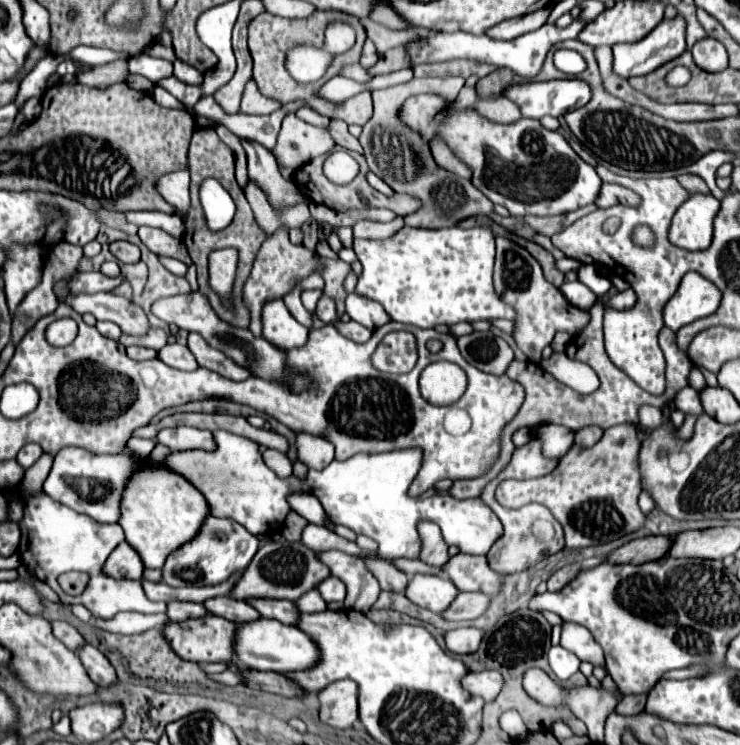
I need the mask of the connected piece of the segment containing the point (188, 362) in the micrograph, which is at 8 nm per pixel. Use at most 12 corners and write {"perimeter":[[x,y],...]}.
{"perimeter":[[166,345],[158,359],[182,371],[198,367],[188,347]]}

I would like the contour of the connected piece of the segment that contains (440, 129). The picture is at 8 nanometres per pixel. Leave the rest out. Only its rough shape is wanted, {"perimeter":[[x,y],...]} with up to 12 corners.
{"perimeter":[[438,95],[402,121],[434,133],[510,215],[596,201],[600,177],[536,119],[492,123]]}

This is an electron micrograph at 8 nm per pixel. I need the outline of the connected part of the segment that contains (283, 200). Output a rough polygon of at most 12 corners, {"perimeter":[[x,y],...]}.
{"perimeter":[[240,139],[248,175],[274,205],[306,201],[280,175],[274,155],[258,141]]}

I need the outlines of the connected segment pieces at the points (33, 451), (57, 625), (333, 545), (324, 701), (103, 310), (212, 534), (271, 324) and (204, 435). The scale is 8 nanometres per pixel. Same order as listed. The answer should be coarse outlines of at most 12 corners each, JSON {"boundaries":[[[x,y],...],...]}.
{"boundaries":[[[28,443],[20,449],[16,461],[24,469],[42,457],[40,445]],[[54,621],[52,633],[68,649],[84,643],[82,635],[66,621]],[[306,525],[302,543],[316,553],[380,557],[322,525]],[[350,679],[318,693],[320,719],[348,729],[358,721],[358,689]],[[78,271],[54,283],[58,303],[130,335],[146,333],[146,313],[110,291],[72,293]],[[208,517],[162,573],[170,587],[206,587],[244,571],[258,537]],[[282,301],[262,309],[264,339],[282,351],[308,341]],[[194,427],[162,429],[170,451],[214,449],[212,433]]]}

